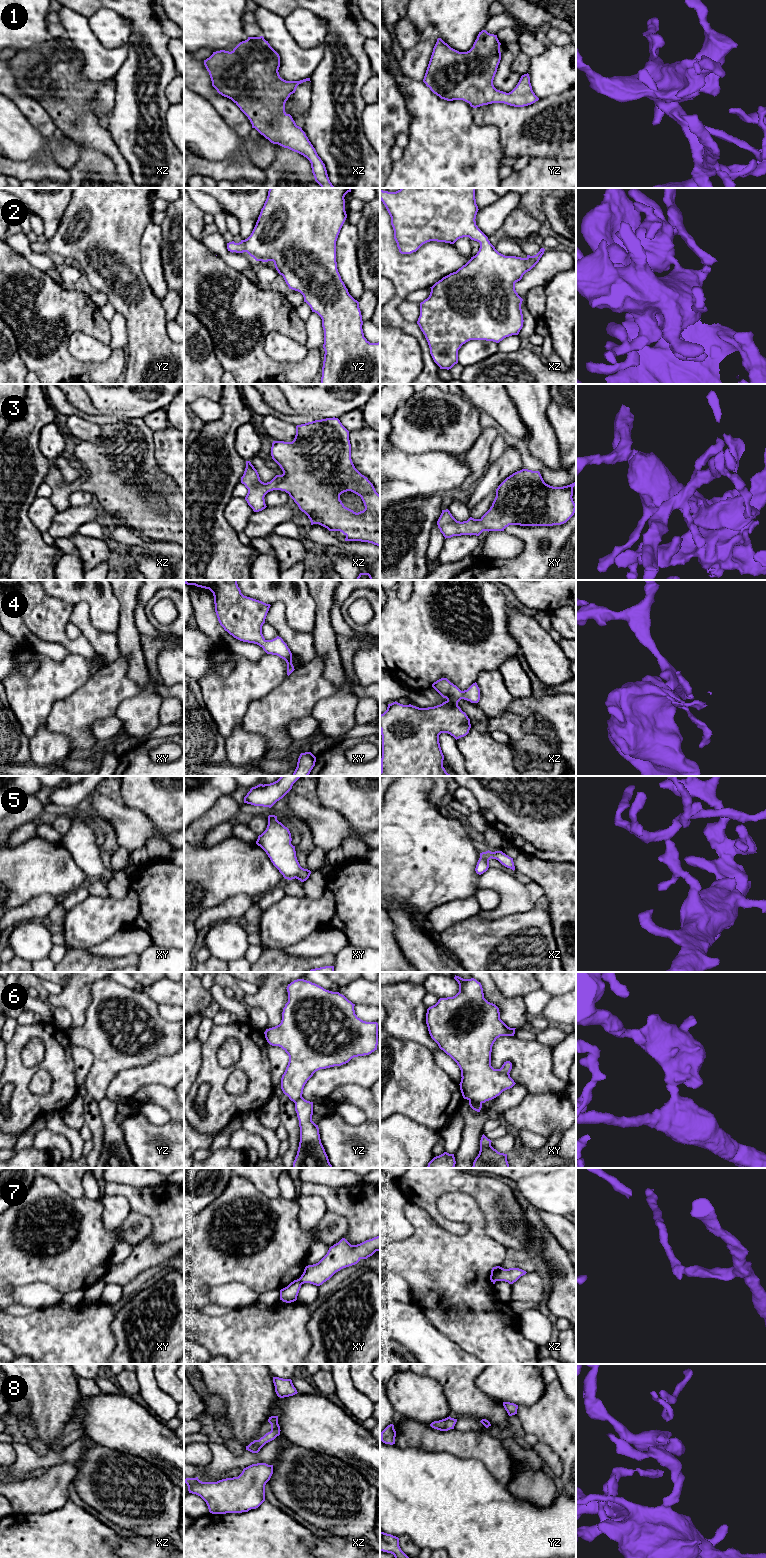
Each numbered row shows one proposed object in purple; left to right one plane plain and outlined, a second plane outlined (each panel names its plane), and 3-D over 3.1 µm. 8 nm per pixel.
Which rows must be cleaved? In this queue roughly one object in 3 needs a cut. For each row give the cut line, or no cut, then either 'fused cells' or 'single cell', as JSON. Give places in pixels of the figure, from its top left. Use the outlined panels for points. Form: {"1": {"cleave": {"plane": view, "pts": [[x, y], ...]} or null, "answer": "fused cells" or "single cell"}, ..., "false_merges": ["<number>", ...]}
{"1": {"cleave": null, "answer": "single cell"}, "2": {"cleave": null, "answer": "single cell"}, "3": {"cleave": null, "answer": "single cell"}, "4": {"cleave": null, "answer": "single cell"}, "5": {"cleave": null, "answer": "single cell"}, "6": {"cleave": {"plane": "xy", "pts": [[469, 1099], [481, 1103]]}, "answer": "fused cells"}, "7": {"cleave": {"plane": "xz", "pts": [[501, 1267], [496, 1274], [495, 1280]]}, "answer": "fused cells"}, "8": {"cleave": null, "answer": "single cell"}, "false_merges": ["6", "7"]}

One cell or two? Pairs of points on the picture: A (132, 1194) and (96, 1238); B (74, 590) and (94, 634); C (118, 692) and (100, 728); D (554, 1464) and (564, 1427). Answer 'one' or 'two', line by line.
A: two
B: two
C: two
D: two

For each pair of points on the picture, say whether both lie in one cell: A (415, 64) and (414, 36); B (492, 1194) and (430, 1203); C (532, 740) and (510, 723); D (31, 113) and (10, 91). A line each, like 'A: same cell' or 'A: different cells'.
A: different cells
B: same cell
C: same cell
D: same cell

